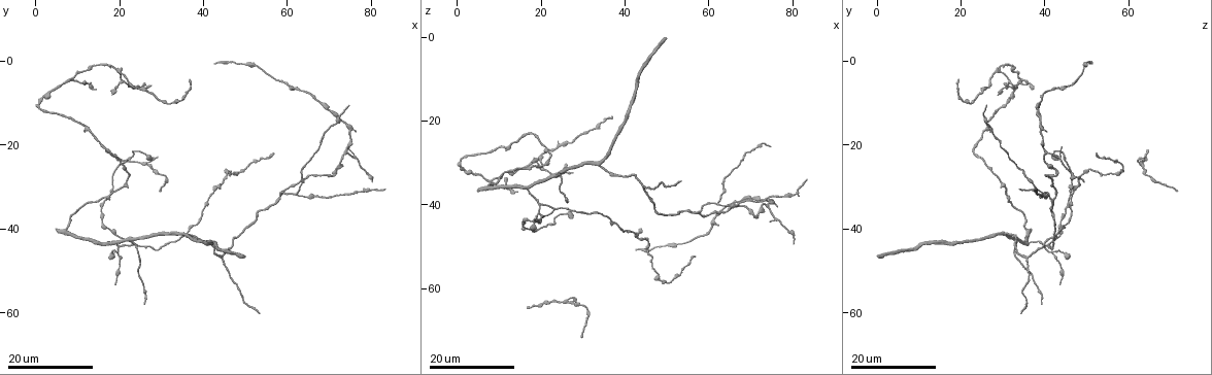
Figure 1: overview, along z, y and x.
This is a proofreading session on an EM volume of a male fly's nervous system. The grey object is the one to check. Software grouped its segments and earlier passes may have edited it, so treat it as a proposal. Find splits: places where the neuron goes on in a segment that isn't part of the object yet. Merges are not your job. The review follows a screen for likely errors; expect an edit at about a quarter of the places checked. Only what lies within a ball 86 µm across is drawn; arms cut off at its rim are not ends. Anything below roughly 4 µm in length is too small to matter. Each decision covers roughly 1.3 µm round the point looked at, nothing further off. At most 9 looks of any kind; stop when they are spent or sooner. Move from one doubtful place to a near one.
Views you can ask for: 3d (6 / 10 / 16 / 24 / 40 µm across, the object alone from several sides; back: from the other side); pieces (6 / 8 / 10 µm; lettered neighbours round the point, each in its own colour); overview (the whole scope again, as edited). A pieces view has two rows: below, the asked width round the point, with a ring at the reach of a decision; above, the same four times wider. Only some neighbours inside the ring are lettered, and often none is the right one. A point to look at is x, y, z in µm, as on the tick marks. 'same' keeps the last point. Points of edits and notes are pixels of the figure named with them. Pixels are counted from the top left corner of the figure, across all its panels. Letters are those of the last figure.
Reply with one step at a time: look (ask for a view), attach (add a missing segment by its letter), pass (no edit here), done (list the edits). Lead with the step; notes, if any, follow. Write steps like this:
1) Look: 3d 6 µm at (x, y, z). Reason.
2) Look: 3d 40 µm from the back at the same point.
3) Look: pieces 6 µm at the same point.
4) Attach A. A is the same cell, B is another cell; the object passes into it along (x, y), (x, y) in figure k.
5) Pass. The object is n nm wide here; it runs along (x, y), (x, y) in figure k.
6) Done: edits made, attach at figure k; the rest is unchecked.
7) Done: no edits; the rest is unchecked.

Look: 3d 16 µm at (14.5, 6.5, 37.5).

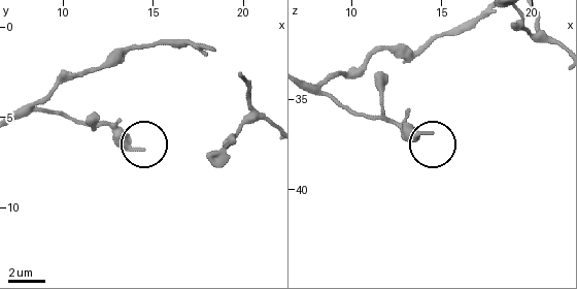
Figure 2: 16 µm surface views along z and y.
Look: pieces 10 µm at (14.4, 6.7, 36.8).

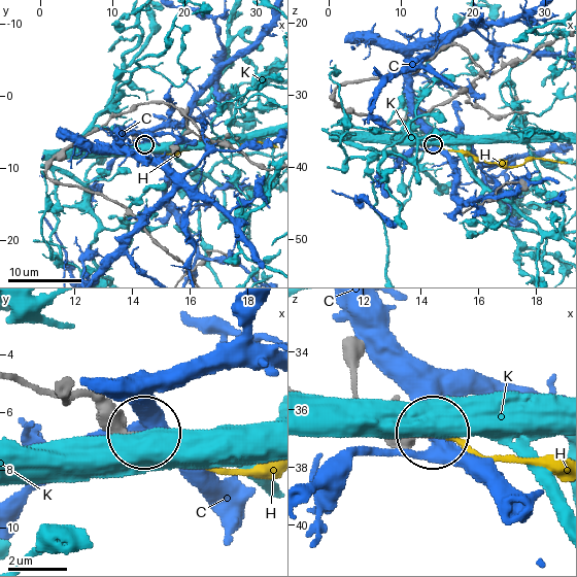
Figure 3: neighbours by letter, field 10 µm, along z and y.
Attach H. H is the same cell, C and K are other cells; the neuron continues.

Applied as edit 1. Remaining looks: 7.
Look: overview.

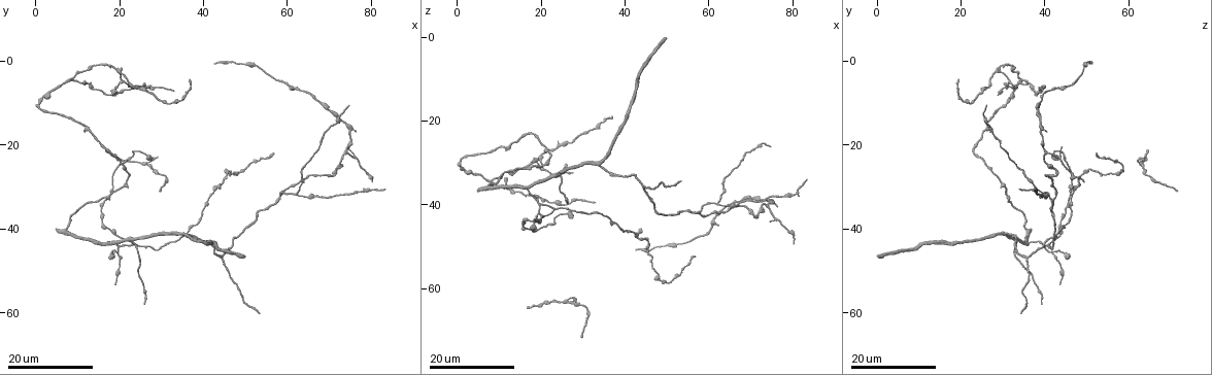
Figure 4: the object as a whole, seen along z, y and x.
Look: 3d 16 µm at (43.0, 0.0, 50.5). Tapers out.

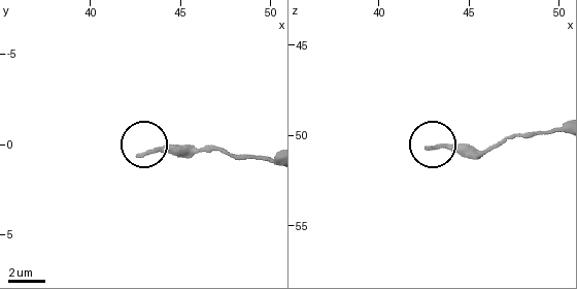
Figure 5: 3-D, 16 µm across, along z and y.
Look: pieces 10 µm at (42.8, 0.6, 50.7).

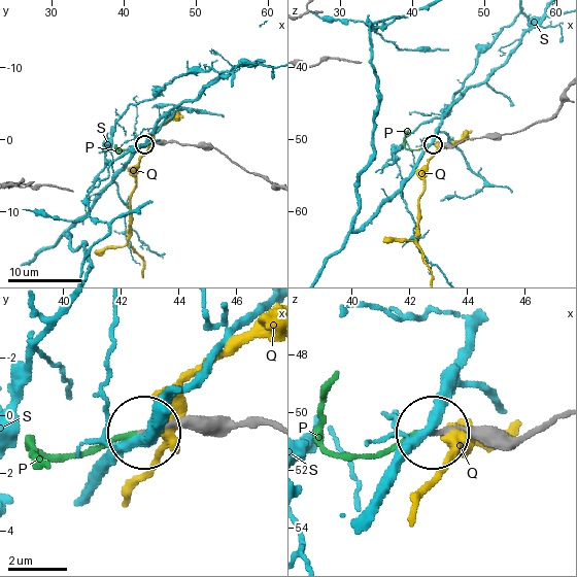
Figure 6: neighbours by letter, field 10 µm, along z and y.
Attach P. The object is 170 nm wide here; P is the same cell, Q and S are other cells; the object passes into it along (449, 144), (436, 143), (408, 149), (404, 144), (407, 129) in figure 6; the neuron continues.

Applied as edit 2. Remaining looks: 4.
Look: 3d 24 µm at (56.5, 22.0, 52.5). Free end.

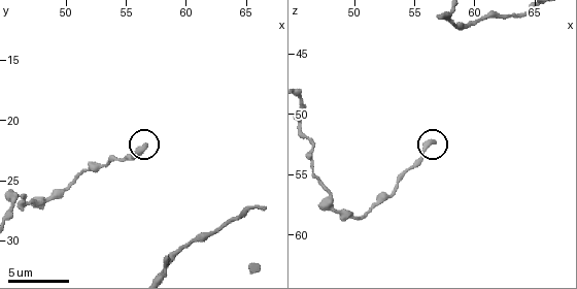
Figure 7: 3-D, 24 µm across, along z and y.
Look: pieces 8 µm at (56.6, 22.0, 52.4).

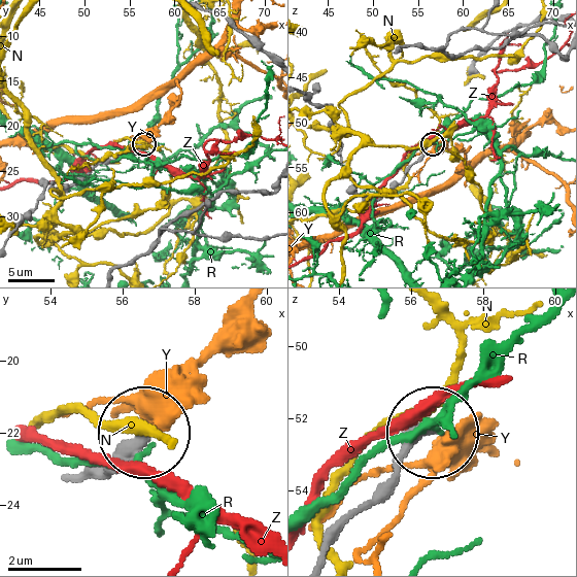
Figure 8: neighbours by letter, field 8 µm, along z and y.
Pass. N, R, Y and Z are other cells; no lettered segment goes on from it.

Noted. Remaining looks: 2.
Done: edits made, attach at figure 3, attach at figure 6; the rest is unchecked.

